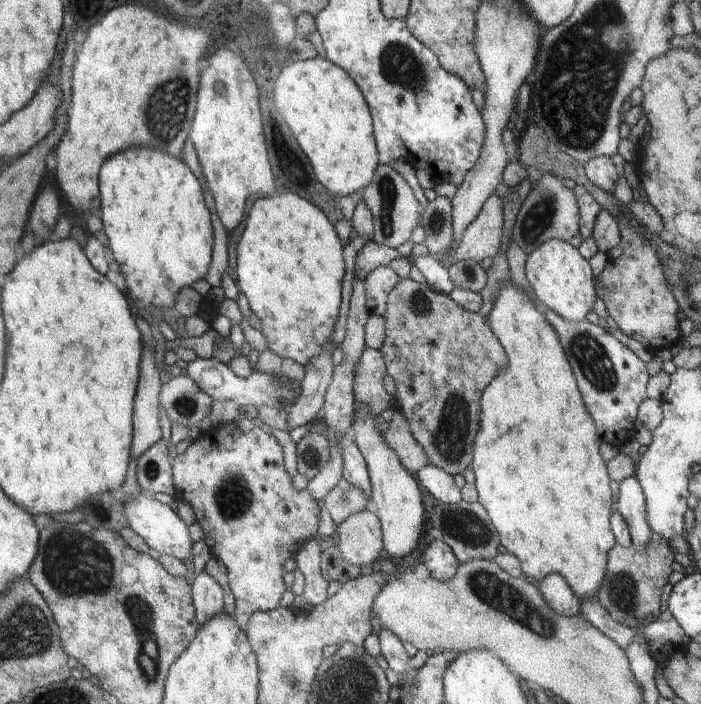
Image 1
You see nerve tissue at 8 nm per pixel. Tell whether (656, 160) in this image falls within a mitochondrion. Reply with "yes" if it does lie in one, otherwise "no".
no

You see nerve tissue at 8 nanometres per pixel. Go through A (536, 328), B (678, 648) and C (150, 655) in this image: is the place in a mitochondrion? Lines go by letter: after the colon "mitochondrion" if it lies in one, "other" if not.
A: other
B: other
C: mitochondrion

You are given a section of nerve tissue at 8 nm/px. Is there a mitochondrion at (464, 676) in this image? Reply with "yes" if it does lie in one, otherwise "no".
no

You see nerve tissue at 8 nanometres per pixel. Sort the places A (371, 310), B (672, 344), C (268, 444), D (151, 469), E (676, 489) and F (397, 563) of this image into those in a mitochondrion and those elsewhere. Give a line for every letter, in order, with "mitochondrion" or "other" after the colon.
A: other
B: other
C: other
D: mitochondrion
E: other
F: other

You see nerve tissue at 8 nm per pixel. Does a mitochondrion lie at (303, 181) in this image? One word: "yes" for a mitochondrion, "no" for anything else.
no

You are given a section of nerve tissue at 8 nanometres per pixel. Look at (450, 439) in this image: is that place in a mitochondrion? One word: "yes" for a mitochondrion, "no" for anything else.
yes

